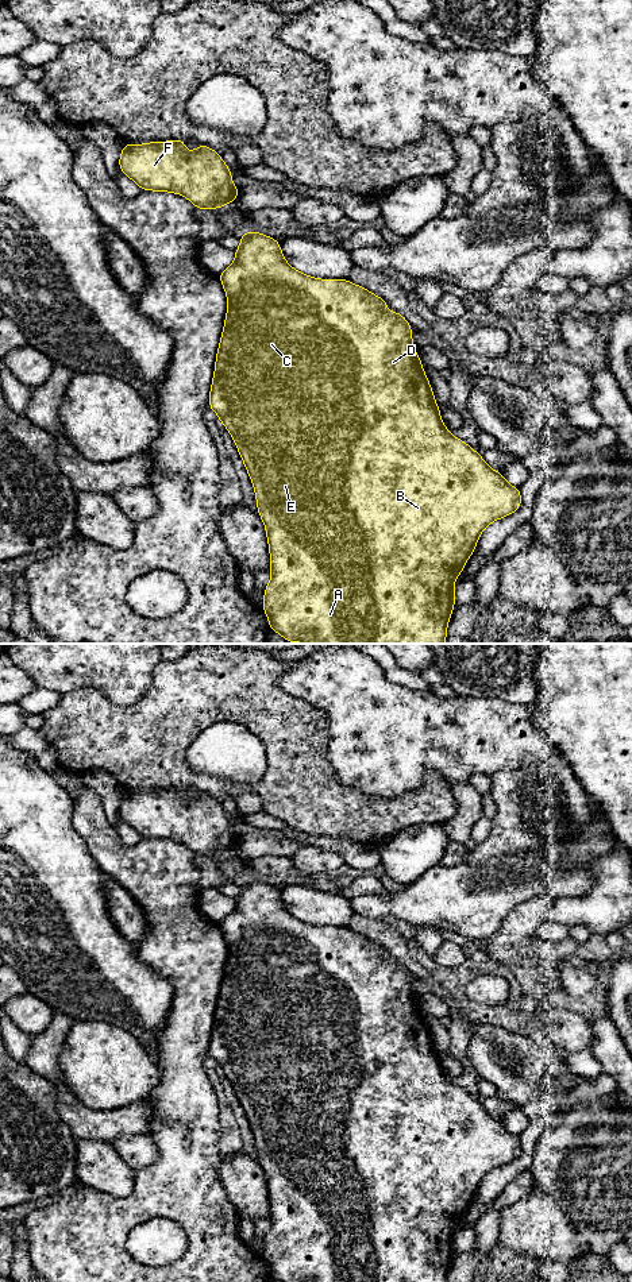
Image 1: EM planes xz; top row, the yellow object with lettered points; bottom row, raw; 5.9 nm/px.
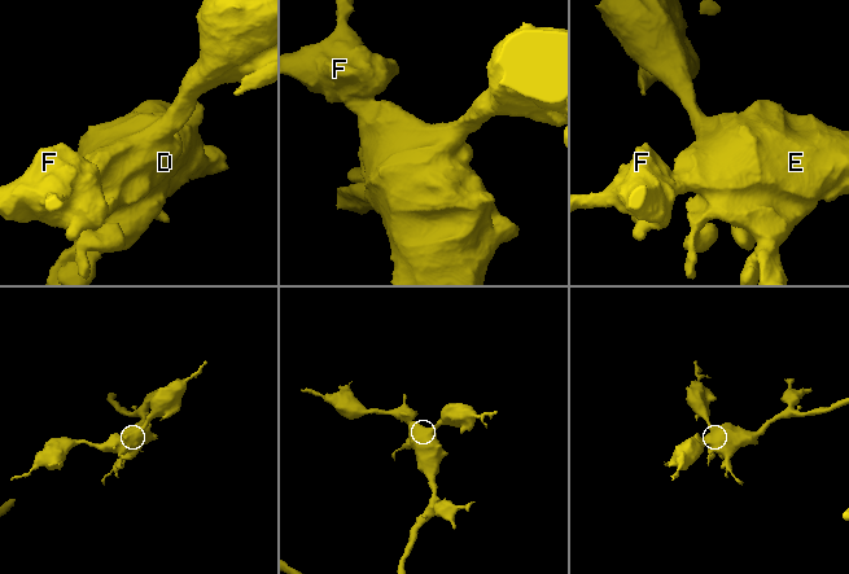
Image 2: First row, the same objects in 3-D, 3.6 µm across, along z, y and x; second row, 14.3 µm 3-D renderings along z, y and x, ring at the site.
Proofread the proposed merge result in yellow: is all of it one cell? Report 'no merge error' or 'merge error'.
no merge error

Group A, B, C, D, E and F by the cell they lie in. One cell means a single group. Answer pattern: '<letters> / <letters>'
A B C D E F

